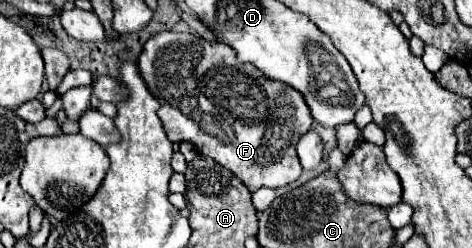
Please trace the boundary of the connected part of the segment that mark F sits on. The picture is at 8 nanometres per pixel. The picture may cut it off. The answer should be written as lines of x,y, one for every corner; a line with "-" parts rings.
156,33
144,43
138,67
150,87
150,93
162,105
158,117
162,119
164,131
172,143
188,141
196,145
202,155
212,157
222,167
228,167
252,193
260,187
280,189
300,177
302,167
296,157
296,143
310,131
312,125
310,109
306,109
302,93
290,89
290,85
264,79
264,75
250,63
238,63
234,49
228,45
208,43
192,33

